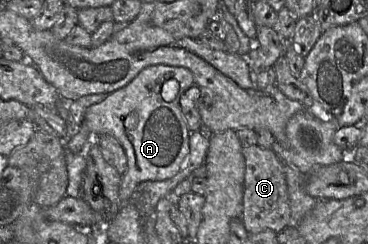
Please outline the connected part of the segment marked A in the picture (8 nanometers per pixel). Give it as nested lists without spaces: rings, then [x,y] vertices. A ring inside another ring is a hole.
[[[153,65],[144,68],[126,86],[87,108],[84,125],[95,137],[113,136],[123,147],[128,169],[122,183],[142,183],[165,180],[175,176],[184,167],[190,153],[190,133],[184,118],[180,99],[194,85],[194,76],[184,67]],[[176,80],[179,91],[176,98],[167,102],[161,95],[164,82]]]

